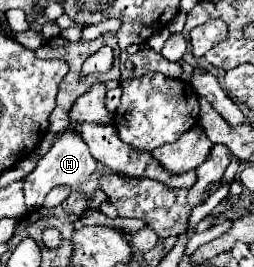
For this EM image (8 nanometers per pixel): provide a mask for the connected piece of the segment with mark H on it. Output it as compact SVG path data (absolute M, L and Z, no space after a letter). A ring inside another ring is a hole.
M65 134L65 138L59 138L53 144L53 148L39 160L37 168L25 176L25 180L23 180L23 194L25 194L27 208L29 210L39 208L43 204L47 192L57 188L57 186L67 186L67 188L83 186L91 178L95 168L97 168L97 162L89 154L89 148L85 146L85 142L81 142L81 138L77 138L75 134Z

